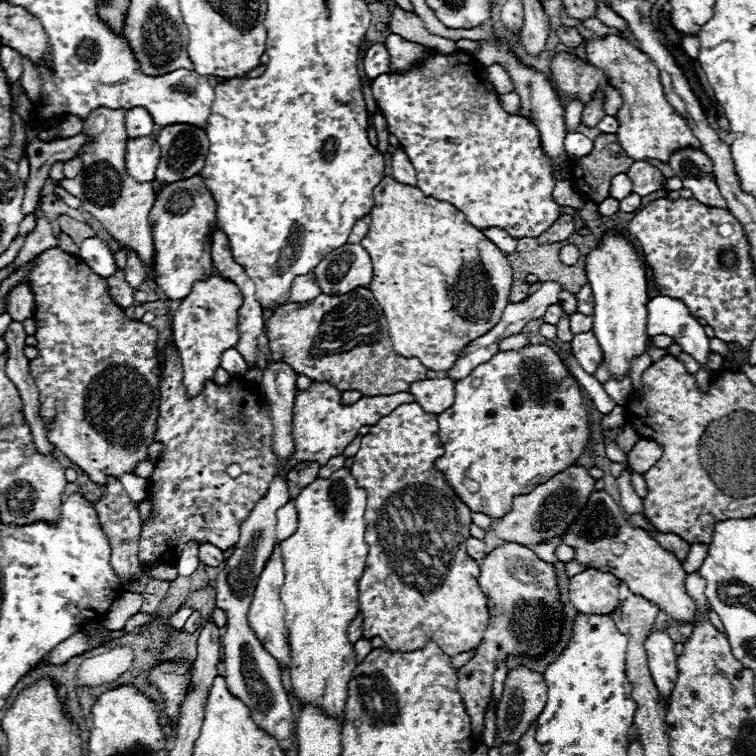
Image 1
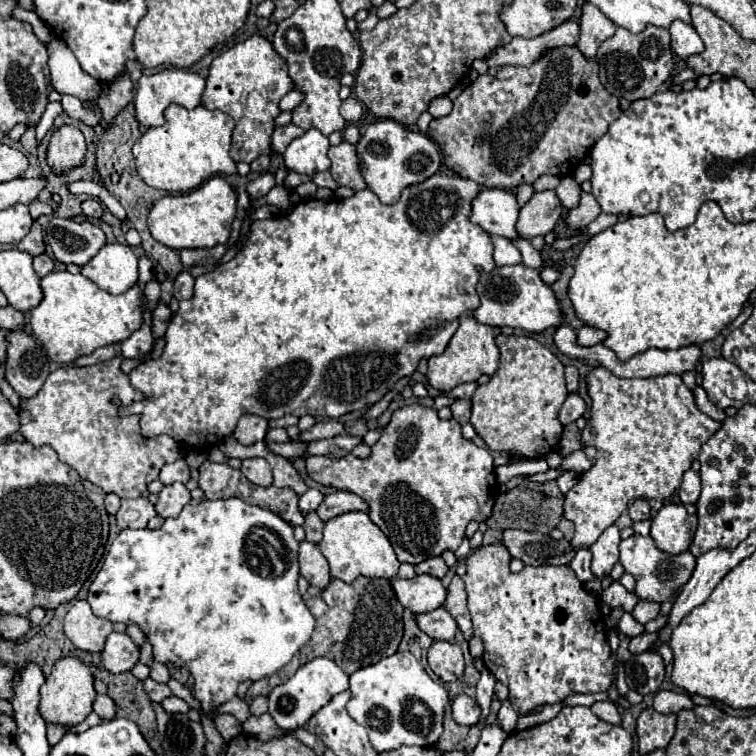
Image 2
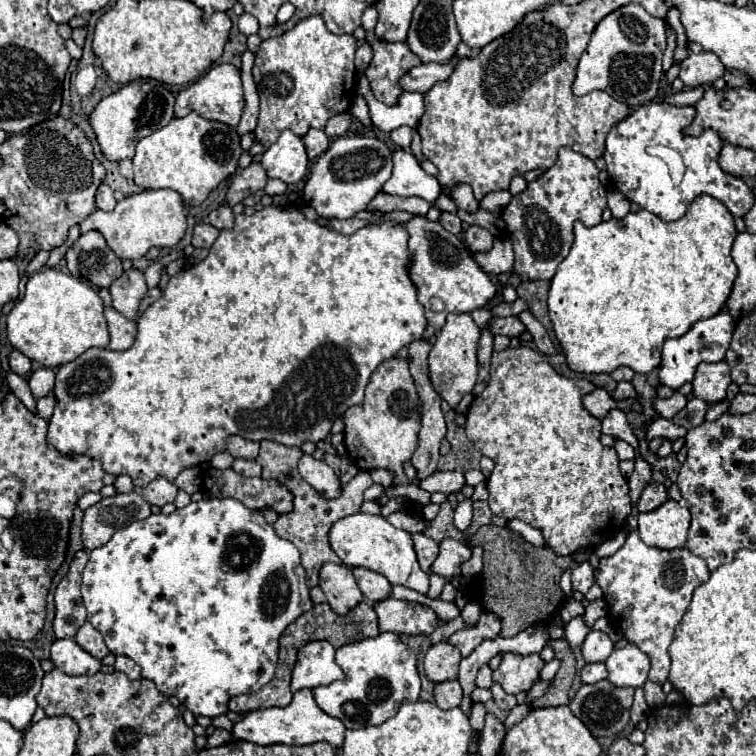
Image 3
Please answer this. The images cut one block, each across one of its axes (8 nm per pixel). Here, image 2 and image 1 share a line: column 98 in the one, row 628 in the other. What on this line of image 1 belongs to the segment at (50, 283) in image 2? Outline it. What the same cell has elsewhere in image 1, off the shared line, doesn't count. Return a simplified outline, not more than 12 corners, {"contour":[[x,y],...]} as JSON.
{"contour":[[350,468],[292,500],[280,598],[302,704],[342,722],[368,556]]}

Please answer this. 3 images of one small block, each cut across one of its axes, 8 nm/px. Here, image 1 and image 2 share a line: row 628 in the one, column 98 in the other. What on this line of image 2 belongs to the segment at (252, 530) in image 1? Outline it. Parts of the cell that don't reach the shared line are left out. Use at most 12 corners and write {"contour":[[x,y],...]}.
{"contour":[[56,216],[46,240],[58,262],[86,266],[106,244],[98,224]]}

